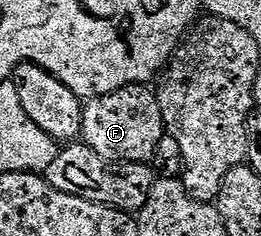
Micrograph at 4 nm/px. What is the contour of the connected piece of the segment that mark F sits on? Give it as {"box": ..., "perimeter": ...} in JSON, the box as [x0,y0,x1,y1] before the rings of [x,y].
{"box":[80,84,166,164],"perimeter":[[[131,84],[114,94],[96,96],[84,104],[80,136],[94,154],[118,164],[148,164],[158,142],[166,135],[156,92],[143,84]]]}

